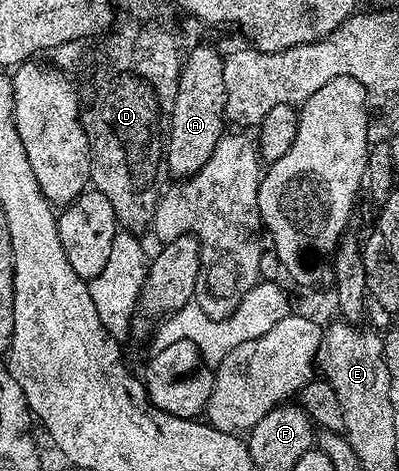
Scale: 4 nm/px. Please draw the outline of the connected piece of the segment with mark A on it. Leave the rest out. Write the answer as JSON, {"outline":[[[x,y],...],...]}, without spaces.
{"outline":[[[194,47],[185,52],[178,92],[170,110],[170,133],[166,137],[166,169],[179,180],[188,179],[212,157],[216,141],[227,130],[224,55],[214,47]]]}

